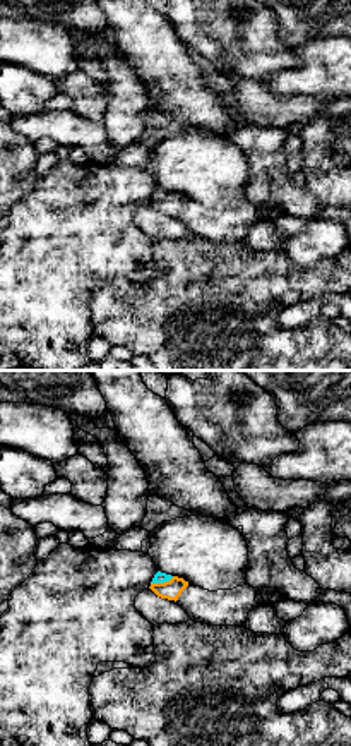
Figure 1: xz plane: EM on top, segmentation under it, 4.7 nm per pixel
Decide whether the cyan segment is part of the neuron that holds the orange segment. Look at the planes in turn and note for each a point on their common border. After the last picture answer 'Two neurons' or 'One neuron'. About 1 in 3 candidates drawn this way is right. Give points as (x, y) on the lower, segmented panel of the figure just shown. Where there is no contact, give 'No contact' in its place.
Touches orange at (161, 583)

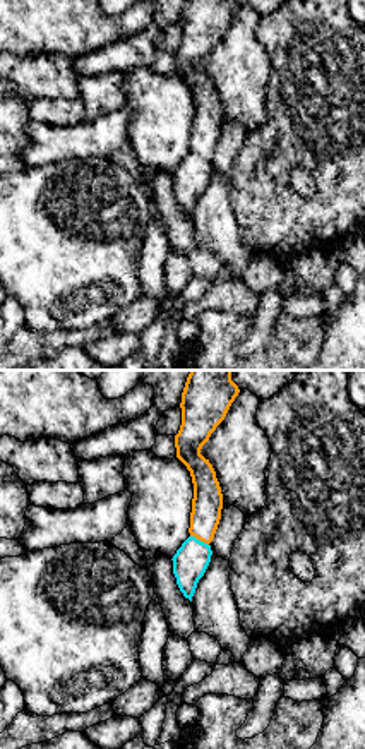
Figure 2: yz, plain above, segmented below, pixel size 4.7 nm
Touches orange at (199, 539)

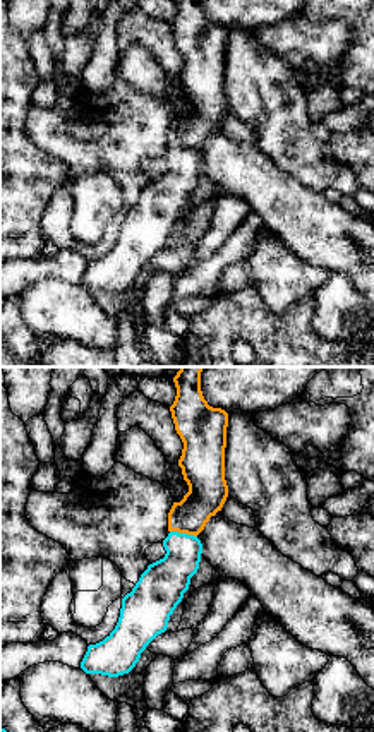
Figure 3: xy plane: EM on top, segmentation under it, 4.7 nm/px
Touches orange at (184, 532)

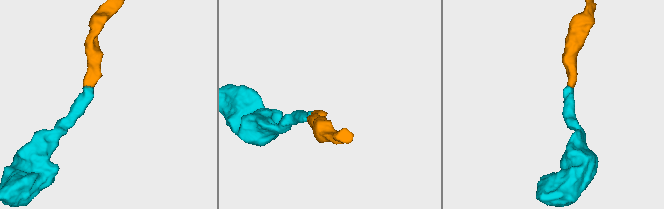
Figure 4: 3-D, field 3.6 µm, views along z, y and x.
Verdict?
One neuron

